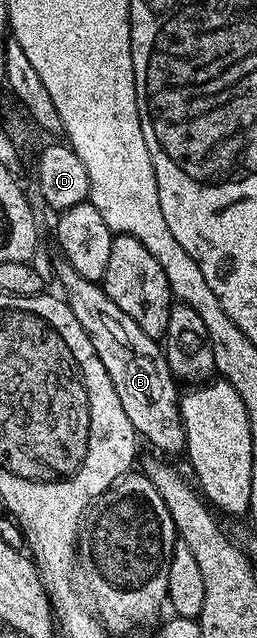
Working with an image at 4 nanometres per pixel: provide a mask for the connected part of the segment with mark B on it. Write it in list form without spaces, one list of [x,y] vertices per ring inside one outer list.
[[[62,258],[56,260],[55,276],[63,287],[62,295],[73,310],[77,322],[81,322],[81,330],[89,334],[89,342],[93,342],[93,350],[97,358],[101,358],[101,366],[105,366],[105,374],[109,374],[109,382],[113,382],[113,390],[117,390],[117,398],[121,398],[121,407],[129,417],[129,422],[133,422],[136,433],[142,439],[144,436],[153,447],[160,448],[160,450],[155,449],[160,453],[182,453],[187,447],[187,431],[179,413],[181,394],[179,390],[175,390],[177,379],[171,373],[160,341],[156,337],[145,334],[145,330],[141,330],[141,326],[137,326],[137,322],[133,322],[133,318],[129,318],[129,314],[125,314],[125,310],[121,310],[121,306],[117,306],[117,302],[113,302],[113,298],[109,298],[109,294],[105,294],[96,281],[81,278],[81,274],[77,274],[77,270],[73,270],[73,266],[69,266],[67,260]]]

